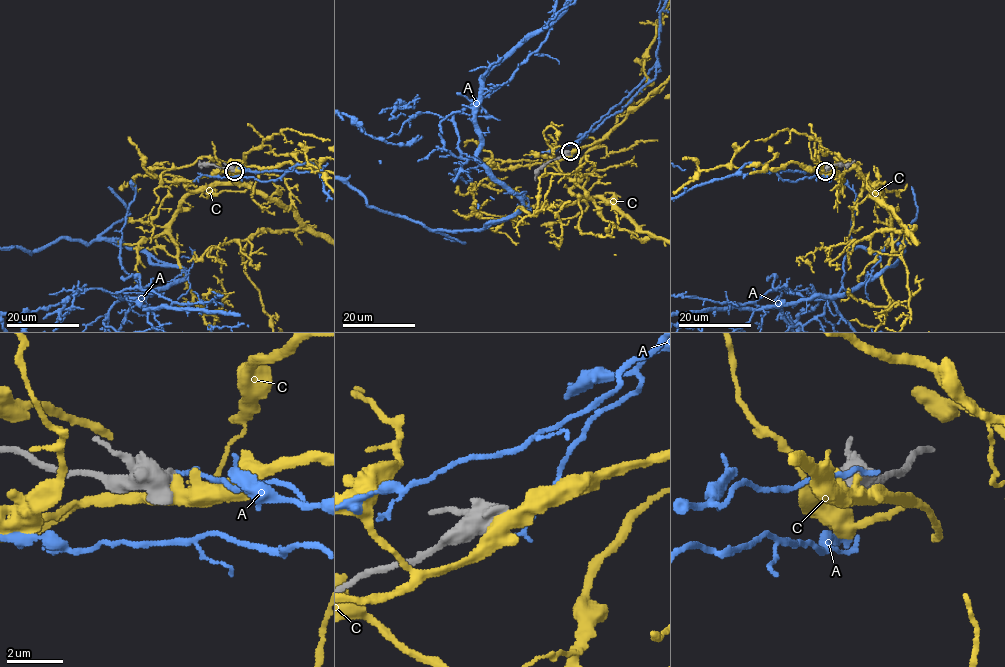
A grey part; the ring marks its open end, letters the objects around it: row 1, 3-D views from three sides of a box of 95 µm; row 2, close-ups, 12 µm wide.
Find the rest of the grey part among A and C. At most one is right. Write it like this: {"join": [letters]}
{"join": []}

